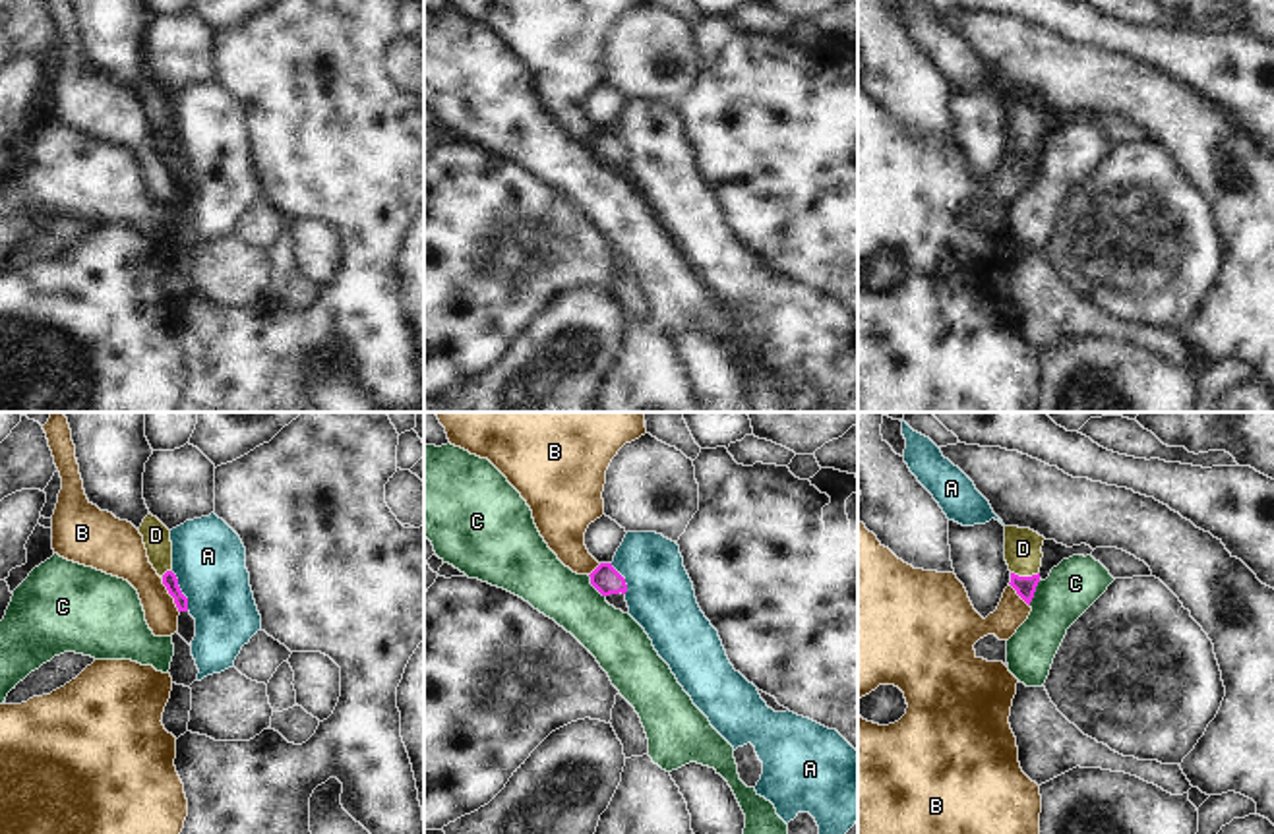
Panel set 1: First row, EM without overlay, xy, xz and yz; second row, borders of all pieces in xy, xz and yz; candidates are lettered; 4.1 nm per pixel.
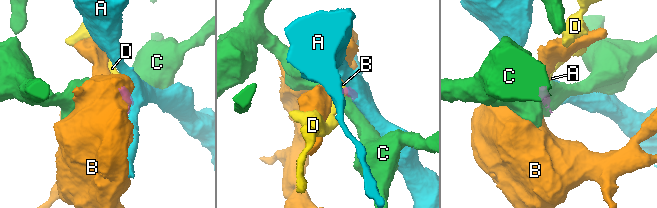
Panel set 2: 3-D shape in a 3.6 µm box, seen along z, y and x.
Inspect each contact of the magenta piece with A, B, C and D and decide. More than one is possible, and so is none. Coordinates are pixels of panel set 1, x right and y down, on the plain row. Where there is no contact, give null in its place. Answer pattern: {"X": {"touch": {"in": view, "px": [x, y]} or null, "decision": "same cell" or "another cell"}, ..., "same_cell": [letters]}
{"A": {"touch": {"in": "xy", "px": [181, 157]}, "decision": "another cell"}, "B": {"touch": {"in": "xy", "px": [171, 161]}, "decision": "another cell"}, "C": {"touch": {"in": "yz", "px": [1034, 157]}, "decision": "another cell"}, "D": {"touch": {"in": "yz", "px": [1025, 144]}, "decision": "same cell"}, "same_cell": ["D"]}

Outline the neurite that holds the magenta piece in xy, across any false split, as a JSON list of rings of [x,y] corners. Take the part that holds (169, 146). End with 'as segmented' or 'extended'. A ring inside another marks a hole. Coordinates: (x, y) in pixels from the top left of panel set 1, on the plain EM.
[[[147,81],[139,93],[139,101],[143,103],[149,130],[163,145],[163,151],[174,164],[178,178],[188,178],[188,164],[182,161],[178,145],[172,139],[170,97],[157,83]]]; extended

